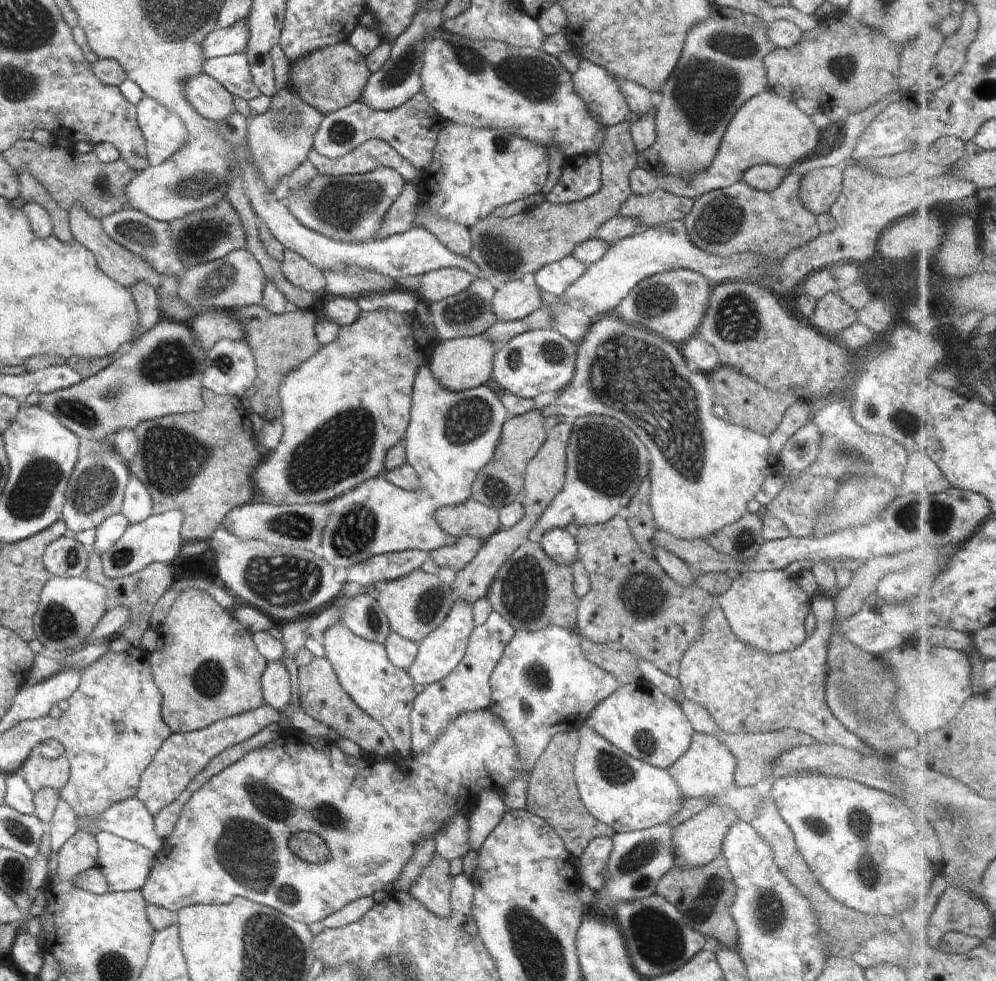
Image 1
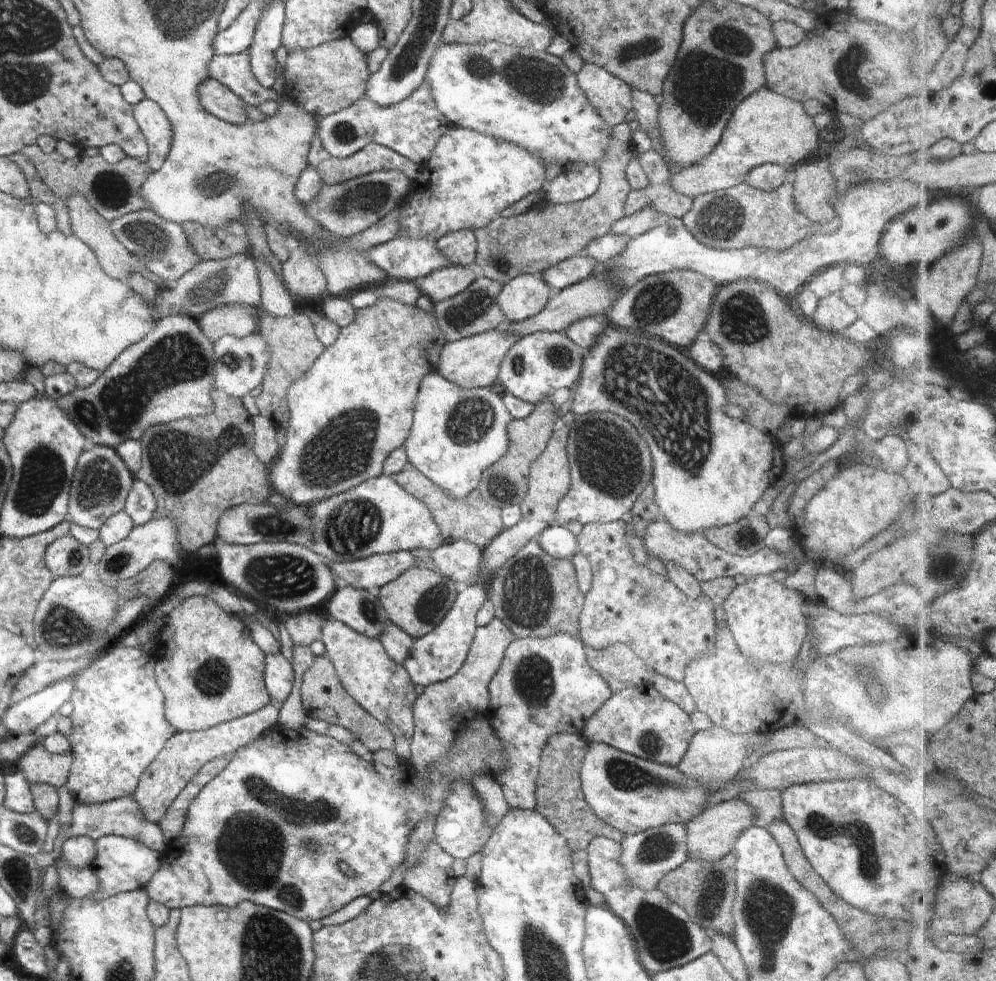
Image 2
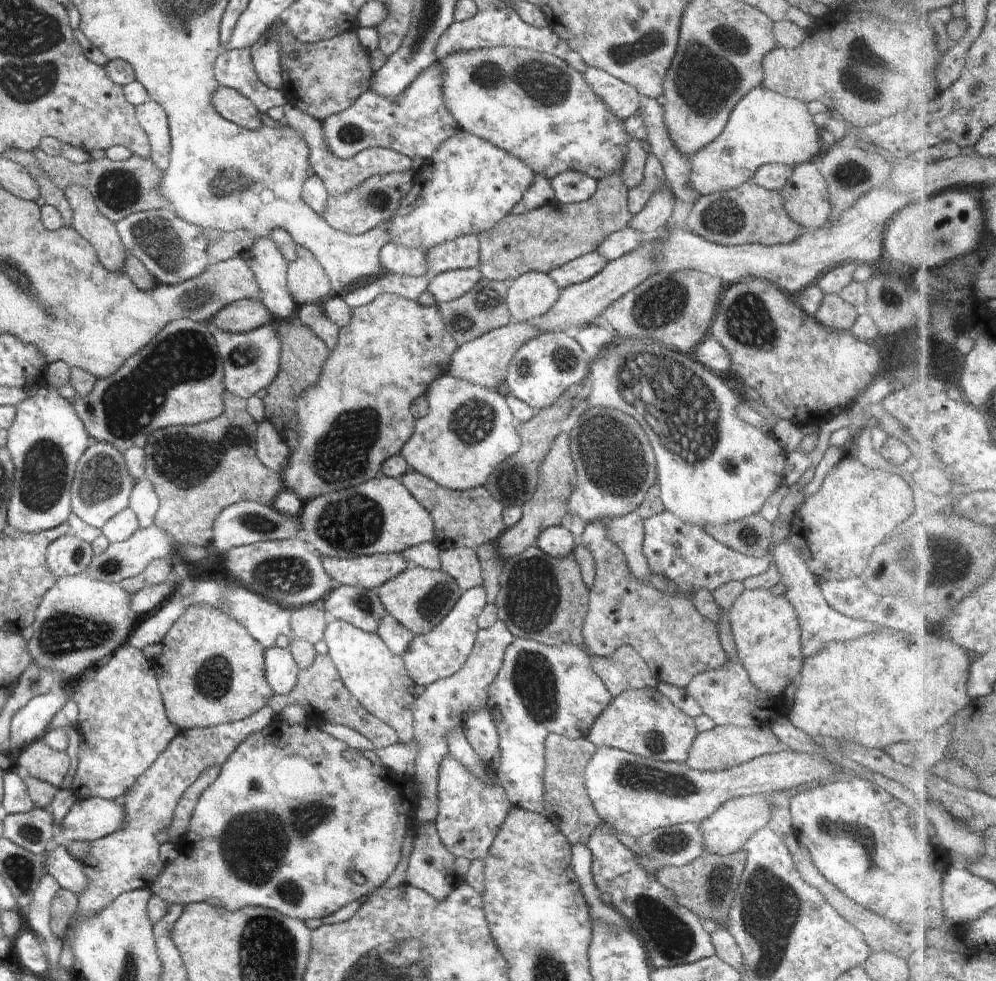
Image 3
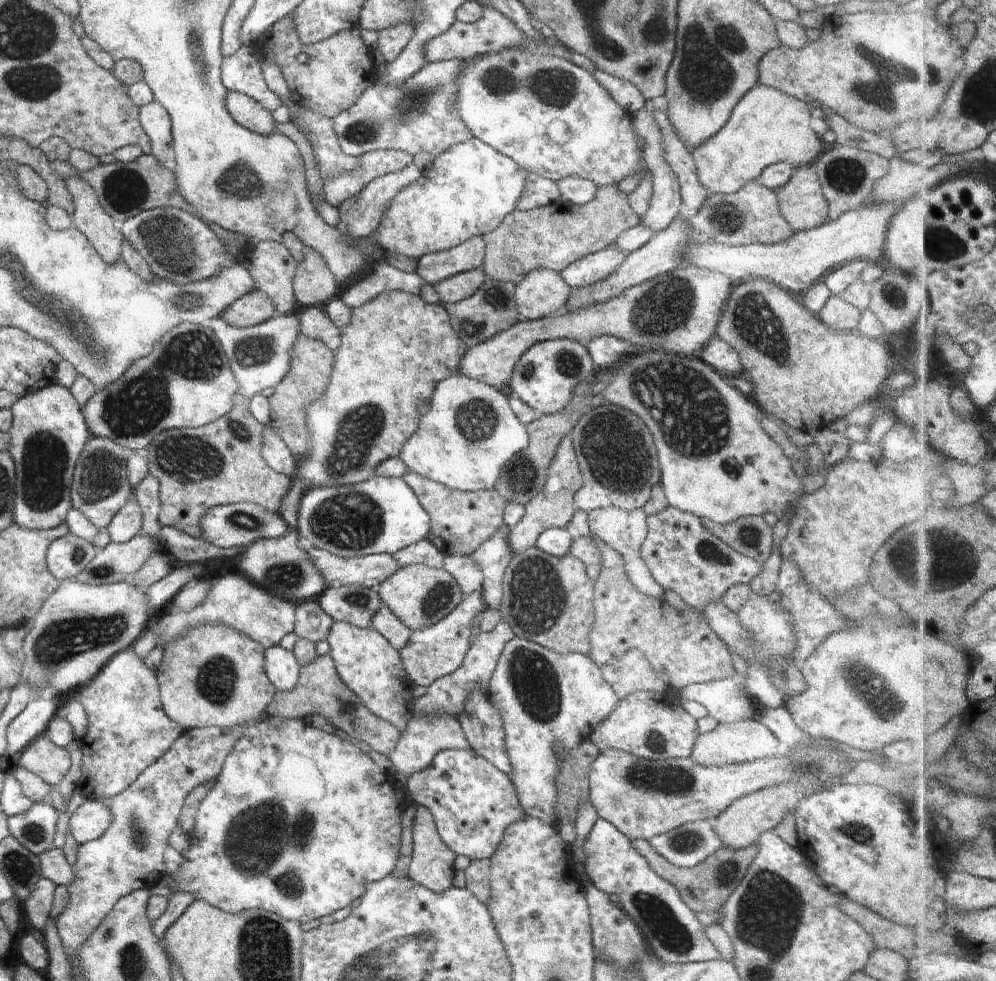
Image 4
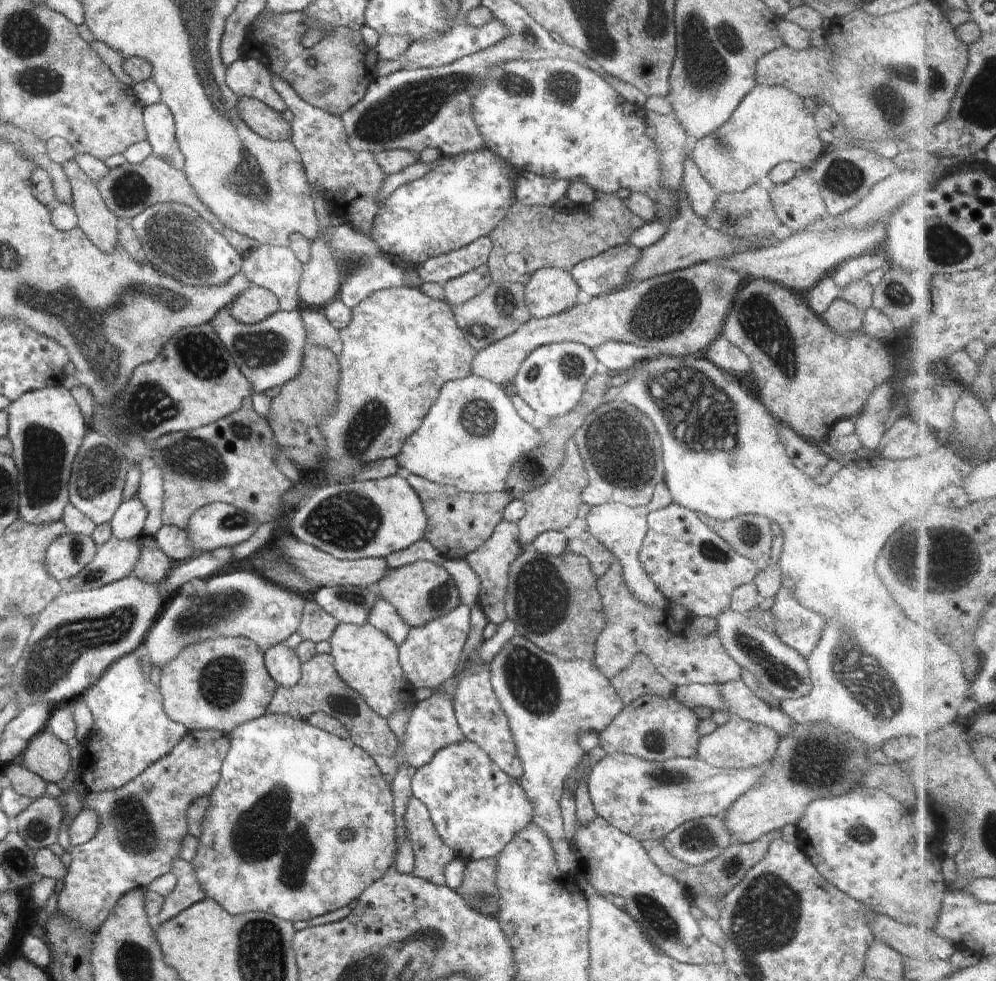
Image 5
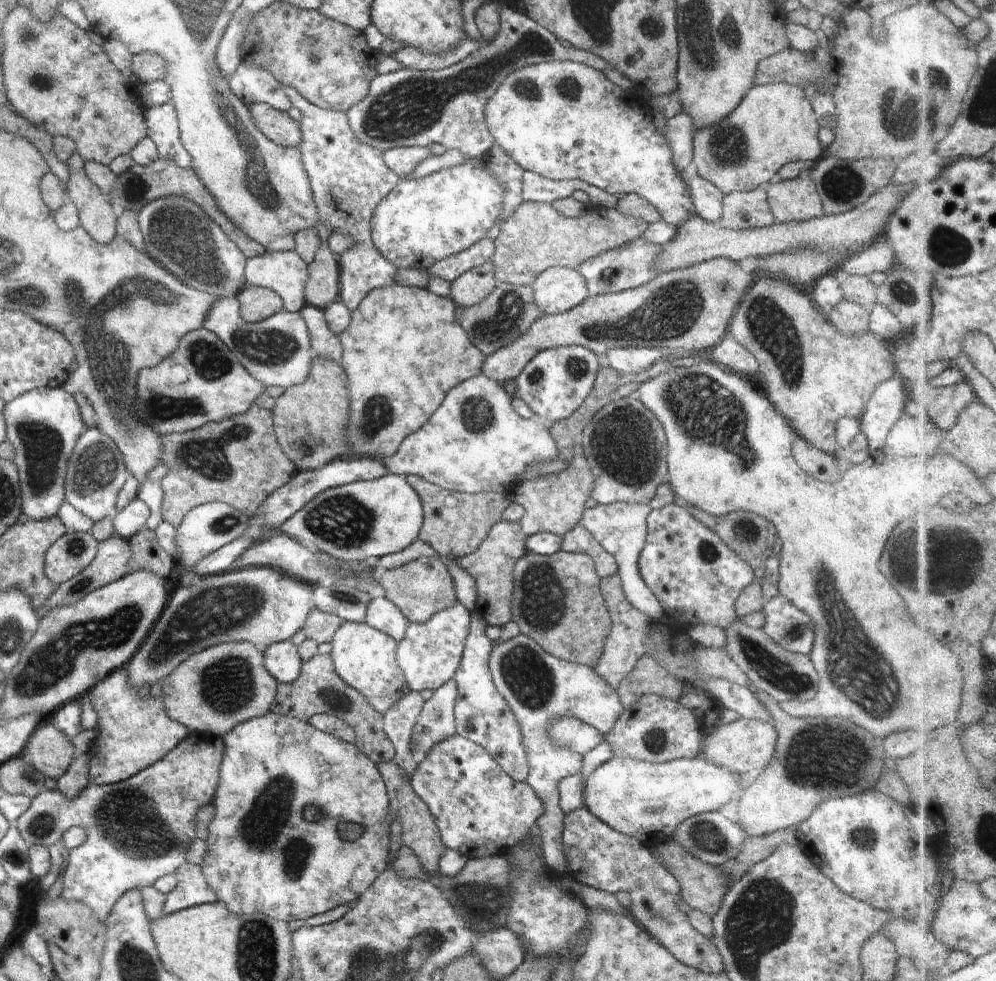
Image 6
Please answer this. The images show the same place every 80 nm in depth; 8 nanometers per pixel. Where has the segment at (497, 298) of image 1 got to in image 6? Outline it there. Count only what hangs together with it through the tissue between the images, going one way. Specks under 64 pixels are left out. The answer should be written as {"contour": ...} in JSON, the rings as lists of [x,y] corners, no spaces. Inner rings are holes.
{"contour":[[[572,267],[546,269],[531,287],[534,302],[544,315],[568,312],[591,296],[584,277]]]}

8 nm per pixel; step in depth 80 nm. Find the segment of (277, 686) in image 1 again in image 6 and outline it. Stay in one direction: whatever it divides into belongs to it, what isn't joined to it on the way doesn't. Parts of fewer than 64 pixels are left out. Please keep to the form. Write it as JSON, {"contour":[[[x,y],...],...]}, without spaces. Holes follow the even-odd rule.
{"contour":[[[291,641],[271,644],[263,652],[266,670],[279,682],[290,684],[301,673],[303,660]]]}

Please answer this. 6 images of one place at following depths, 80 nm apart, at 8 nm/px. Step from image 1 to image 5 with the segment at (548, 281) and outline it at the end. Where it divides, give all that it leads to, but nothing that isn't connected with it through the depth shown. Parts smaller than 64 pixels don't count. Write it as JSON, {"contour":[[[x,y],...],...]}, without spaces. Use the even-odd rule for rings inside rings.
{"contour":[[[626,243],[583,260],[569,273],[590,296],[597,297],[625,289],[631,282],[630,269],[641,259],[644,249]]]}

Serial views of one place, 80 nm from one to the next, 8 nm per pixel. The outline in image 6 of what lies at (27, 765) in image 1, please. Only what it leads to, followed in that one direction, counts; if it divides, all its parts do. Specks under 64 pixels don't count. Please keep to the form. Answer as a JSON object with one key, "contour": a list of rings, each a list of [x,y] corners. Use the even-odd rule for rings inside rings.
{"contour":[[[40,724],[27,740],[20,758],[32,765],[45,778],[58,780],[77,753],[66,735],[52,724]]]}

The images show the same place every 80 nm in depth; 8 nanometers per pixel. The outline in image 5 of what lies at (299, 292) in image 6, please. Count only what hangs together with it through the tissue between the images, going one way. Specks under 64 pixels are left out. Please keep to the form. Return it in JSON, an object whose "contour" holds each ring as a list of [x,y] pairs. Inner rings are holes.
{"contour":[[[260,245],[249,255],[243,256],[241,264],[242,271],[253,285],[269,290],[276,296],[282,311],[302,309],[302,302],[298,292],[302,276],[302,265],[292,252],[292,249],[288,247],[275,247],[274,245]]]}

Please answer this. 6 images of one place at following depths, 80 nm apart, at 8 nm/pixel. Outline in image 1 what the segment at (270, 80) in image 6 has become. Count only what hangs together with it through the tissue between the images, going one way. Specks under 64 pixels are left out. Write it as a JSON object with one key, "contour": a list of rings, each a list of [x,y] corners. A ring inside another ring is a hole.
{"contour":[[[244,52],[223,57],[210,57],[203,72],[223,84],[231,95],[252,100],[261,95],[249,71],[249,62]]]}

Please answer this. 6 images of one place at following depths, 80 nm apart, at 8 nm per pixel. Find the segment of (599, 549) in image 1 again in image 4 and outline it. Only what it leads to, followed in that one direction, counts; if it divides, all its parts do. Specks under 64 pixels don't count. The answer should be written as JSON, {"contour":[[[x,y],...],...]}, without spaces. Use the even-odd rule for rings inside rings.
{"contour":[[[590,536],[597,542],[601,552],[602,570],[594,581],[595,588],[595,622],[592,632],[589,634],[591,649],[588,656],[601,667],[607,662],[622,658],[630,649],[638,649],[644,654],[645,659],[652,665],[657,677],[670,686],[673,690],[683,689],[692,683],[707,683],[720,681],[737,674],[732,655],[726,645],[716,636],[707,621],[699,618],[699,612],[686,606],[683,612],[678,612],[665,601],[659,601],[643,595],[630,582],[625,573],[623,558],[611,546]]]}

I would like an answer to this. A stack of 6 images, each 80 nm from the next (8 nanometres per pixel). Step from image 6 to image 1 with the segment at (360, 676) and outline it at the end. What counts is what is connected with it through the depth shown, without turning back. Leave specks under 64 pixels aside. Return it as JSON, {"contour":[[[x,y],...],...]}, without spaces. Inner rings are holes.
{"contour":[[[341,621],[323,632],[320,643],[346,694],[386,729],[392,739],[395,755],[403,759],[412,756],[409,714],[417,695],[412,677],[402,667],[394,666],[383,644],[354,634]]]}

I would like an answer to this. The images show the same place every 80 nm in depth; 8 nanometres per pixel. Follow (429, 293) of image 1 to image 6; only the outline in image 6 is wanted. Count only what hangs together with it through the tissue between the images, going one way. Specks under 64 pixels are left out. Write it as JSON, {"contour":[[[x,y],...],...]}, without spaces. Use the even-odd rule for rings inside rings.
{"contour":[[[491,261],[462,273],[450,282],[452,300],[458,307],[471,307],[482,302],[498,284]]]}

